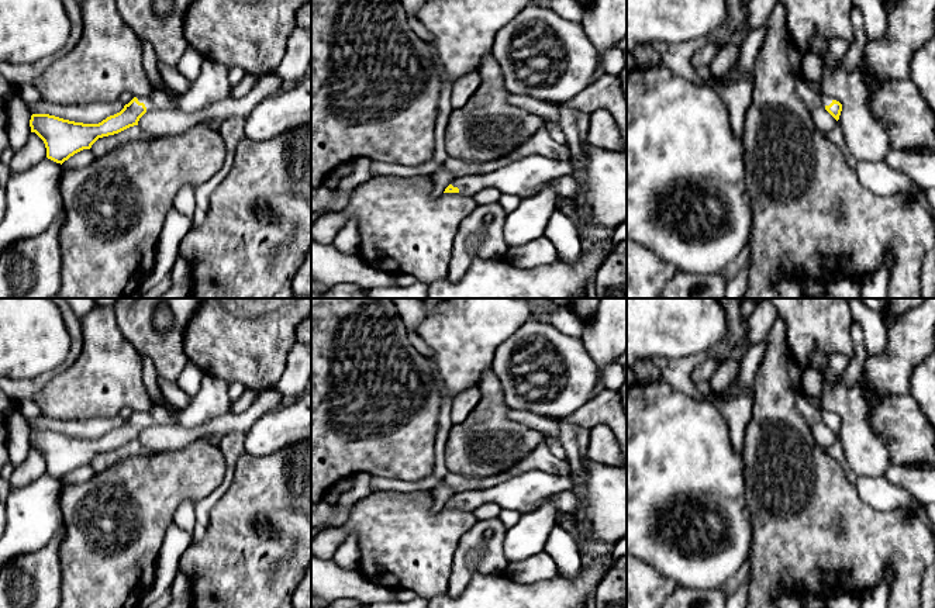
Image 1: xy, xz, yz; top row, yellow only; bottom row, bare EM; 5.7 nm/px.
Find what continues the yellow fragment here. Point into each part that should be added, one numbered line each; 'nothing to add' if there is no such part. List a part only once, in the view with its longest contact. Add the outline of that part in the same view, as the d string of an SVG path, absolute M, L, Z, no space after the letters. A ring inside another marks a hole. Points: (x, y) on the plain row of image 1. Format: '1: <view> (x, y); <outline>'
1: xy (211, 400); M204 374L200 388L190 404L180 410L168 411L153 404L148 411L137 412L146 426L176 425L197 428L214 418L231 412L232 401L228 398L228 384L222 379Z

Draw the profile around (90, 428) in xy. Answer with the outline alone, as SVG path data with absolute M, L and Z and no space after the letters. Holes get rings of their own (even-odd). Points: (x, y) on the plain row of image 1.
M39 417L28 419L31 429L49 429L63 435L99 439L110 431L120 428L124 424L121 417L111 418L86 418L86 419L55 419Z

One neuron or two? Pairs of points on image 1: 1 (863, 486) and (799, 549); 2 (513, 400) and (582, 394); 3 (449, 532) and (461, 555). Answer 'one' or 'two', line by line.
1: two
2: one
3: two

